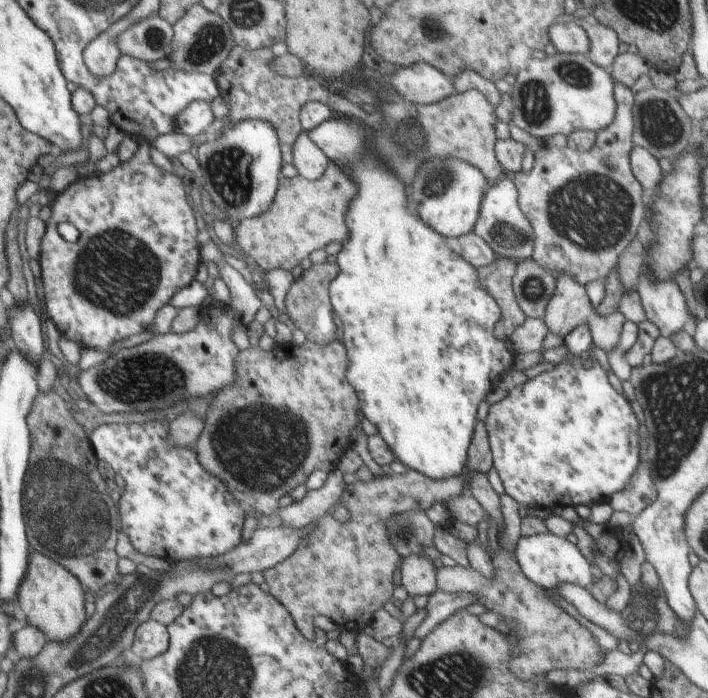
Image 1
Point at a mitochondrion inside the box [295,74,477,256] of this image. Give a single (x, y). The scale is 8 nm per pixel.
(404, 141)

